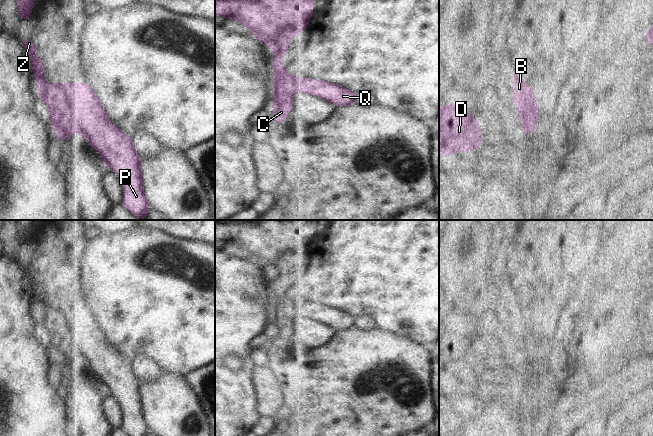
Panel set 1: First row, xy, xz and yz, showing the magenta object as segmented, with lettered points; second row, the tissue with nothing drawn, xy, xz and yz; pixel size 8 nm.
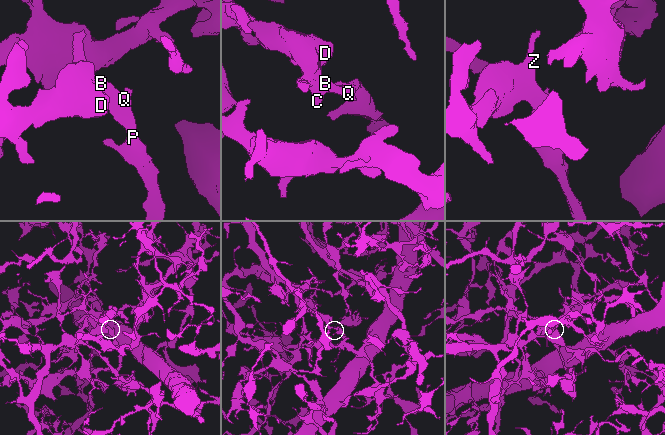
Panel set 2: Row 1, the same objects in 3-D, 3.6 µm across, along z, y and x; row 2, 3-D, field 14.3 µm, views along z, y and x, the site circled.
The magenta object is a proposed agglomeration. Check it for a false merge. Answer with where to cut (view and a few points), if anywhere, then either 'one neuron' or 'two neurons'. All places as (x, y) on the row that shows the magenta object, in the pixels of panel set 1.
cut in xy along (63, 84), (67, 104), (66, 116), (76, 131); two neurons

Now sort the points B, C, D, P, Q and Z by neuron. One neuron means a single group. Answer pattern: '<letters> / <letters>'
B P Q / C D Z

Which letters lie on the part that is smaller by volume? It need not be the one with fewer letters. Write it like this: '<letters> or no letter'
B, P, Q

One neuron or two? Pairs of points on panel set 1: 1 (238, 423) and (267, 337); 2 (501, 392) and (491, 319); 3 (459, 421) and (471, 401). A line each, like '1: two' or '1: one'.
1: two
2: two
3: two

